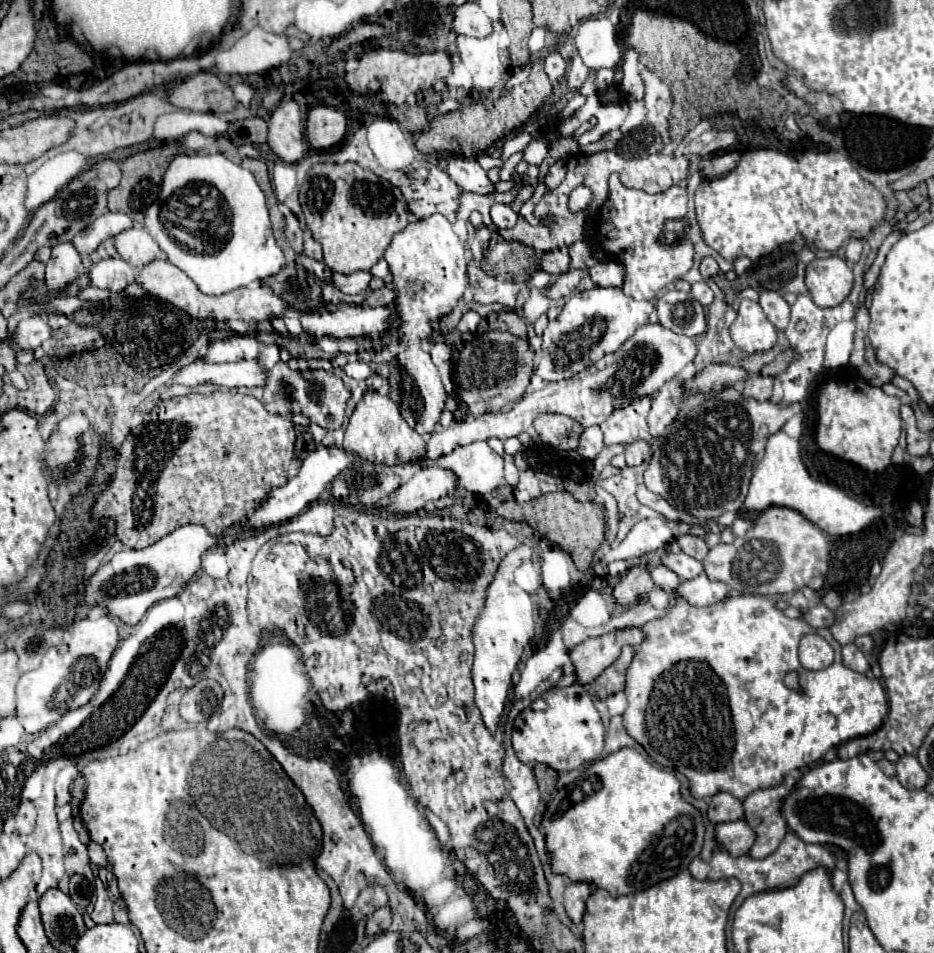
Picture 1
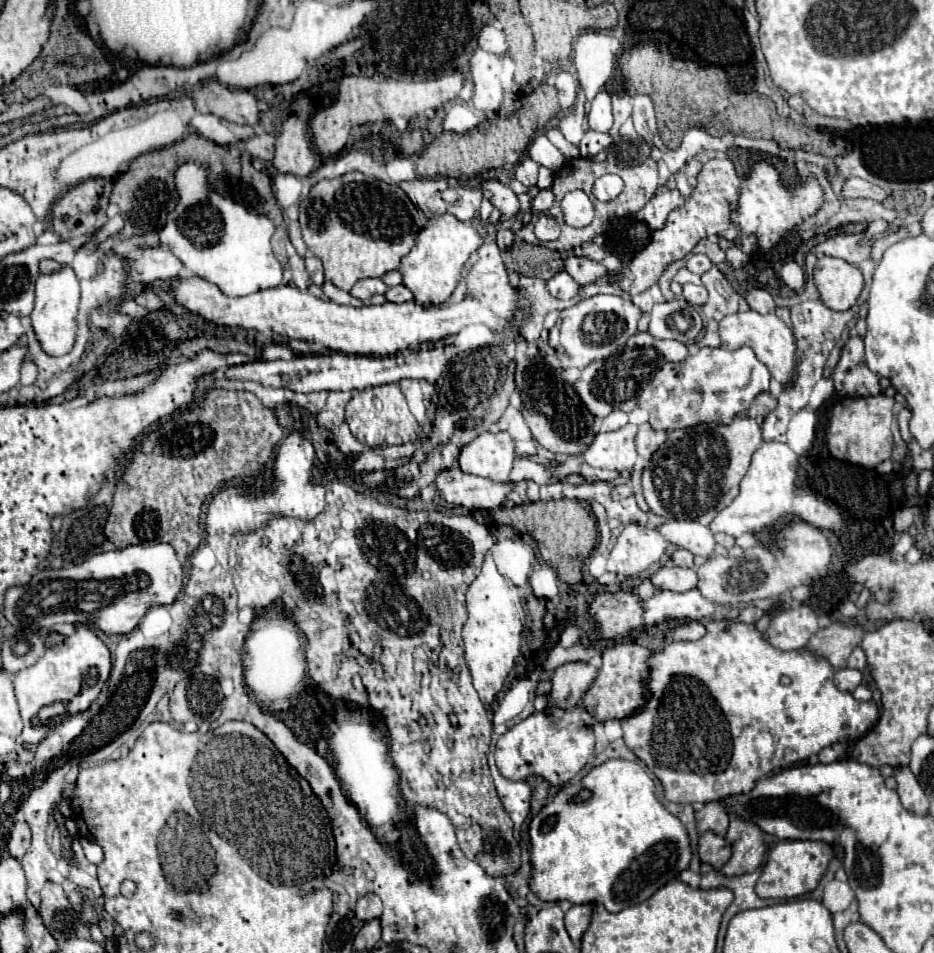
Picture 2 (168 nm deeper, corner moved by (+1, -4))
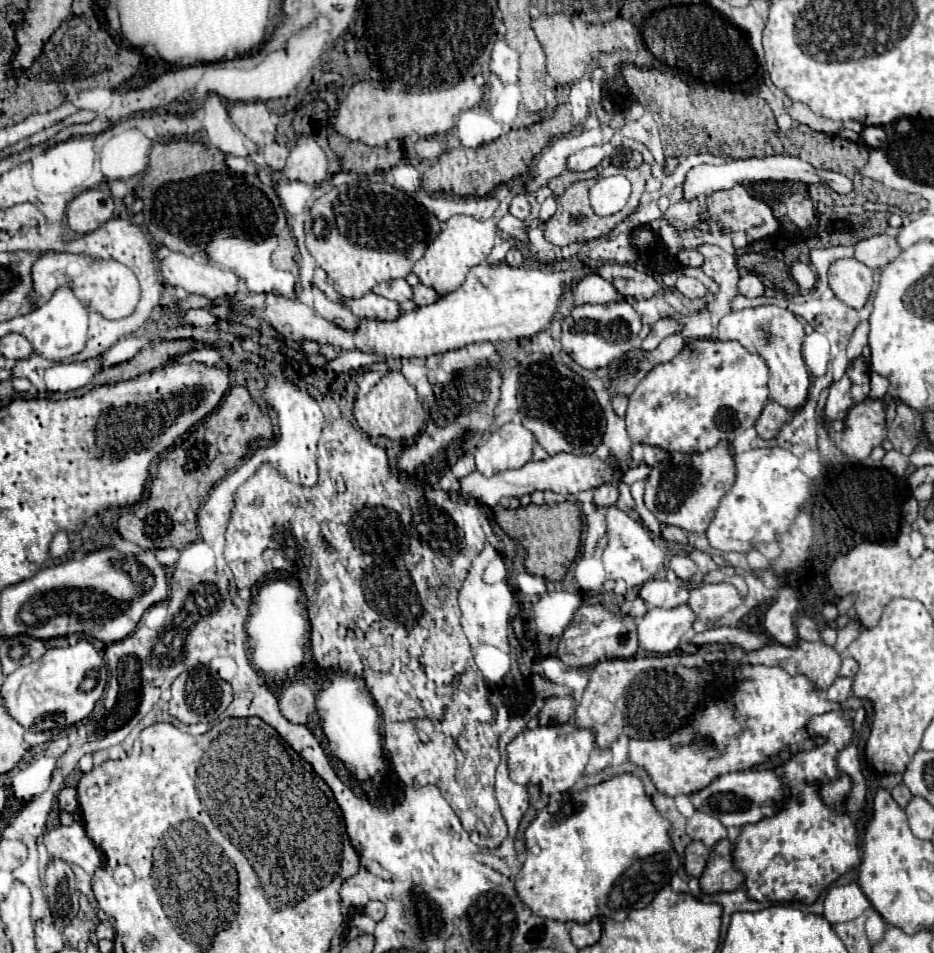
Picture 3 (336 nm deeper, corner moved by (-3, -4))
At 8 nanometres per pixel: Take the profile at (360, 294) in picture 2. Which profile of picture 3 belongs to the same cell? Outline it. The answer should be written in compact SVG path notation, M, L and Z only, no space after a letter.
M405 279L381 281L381 285L373 287L373 293L381 295L381 297L387 297L387 299L393 299L393 301L399 301L399 303L411 299L411 295L413 295L413 291L411 291L411 287L407 285Z

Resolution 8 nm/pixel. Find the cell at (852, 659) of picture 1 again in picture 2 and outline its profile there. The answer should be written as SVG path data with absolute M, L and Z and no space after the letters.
M839 669L833 679L835 679L835 685L841 691L849 691L851 693L861 683L861 671L857 671L857 669Z

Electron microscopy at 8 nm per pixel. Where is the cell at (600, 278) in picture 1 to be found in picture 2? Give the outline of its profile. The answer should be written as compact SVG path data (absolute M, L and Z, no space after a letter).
M711 159L703 165L699 173L699 183L691 195L691 199L685 201L679 209L675 209L669 215L669 221L665 229L659 229L651 235L651 243L645 245L629 263L625 269L617 271L617 277L613 281L627 291L629 295L637 295L651 285L657 283L661 277L663 269L677 261L683 259L701 239L709 235L719 235L729 241L735 241L743 253L753 253L757 249L757 237L755 235L741 235L739 227L731 221L731 213L737 209L737 199L739 199L739 189L741 189L741 179L735 173L735 167L729 159Z

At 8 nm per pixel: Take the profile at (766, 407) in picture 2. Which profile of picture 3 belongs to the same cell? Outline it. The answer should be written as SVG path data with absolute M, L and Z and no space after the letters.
M767 401L767 405L763 407L757 423L755 423L755 429L757 433L763 437L763 439L773 439L779 431L779 427L783 423L787 423L791 419L791 411L781 407L779 403L775 401Z

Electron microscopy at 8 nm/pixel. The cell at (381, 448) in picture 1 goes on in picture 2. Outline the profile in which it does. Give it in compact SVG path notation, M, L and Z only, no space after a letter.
M387 383L379 387L369 387L359 391L349 403L345 419L349 423L349 429L355 439L359 439L365 445L401 445L401 443L413 443L419 439L417 435L417 421L411 415L407 407L407 399L401 393L397 383Z

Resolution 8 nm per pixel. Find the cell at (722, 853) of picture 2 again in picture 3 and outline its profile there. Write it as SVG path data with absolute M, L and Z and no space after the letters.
M691 841L685 849L685 869L689 875L699 877L709 861L709 849L705 847L703 841Z

